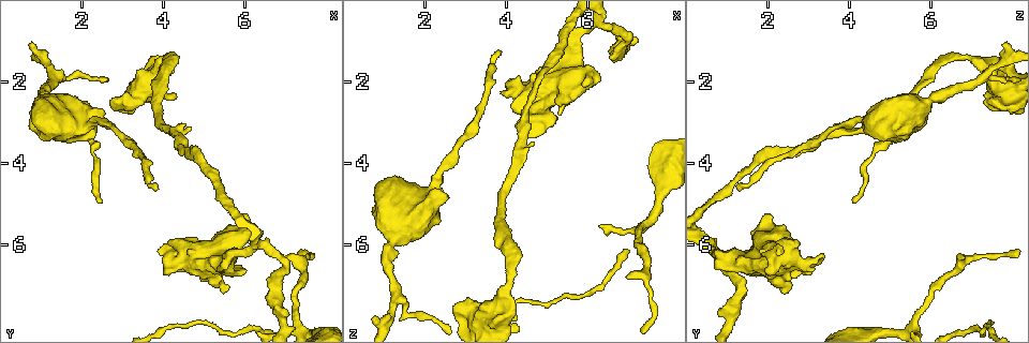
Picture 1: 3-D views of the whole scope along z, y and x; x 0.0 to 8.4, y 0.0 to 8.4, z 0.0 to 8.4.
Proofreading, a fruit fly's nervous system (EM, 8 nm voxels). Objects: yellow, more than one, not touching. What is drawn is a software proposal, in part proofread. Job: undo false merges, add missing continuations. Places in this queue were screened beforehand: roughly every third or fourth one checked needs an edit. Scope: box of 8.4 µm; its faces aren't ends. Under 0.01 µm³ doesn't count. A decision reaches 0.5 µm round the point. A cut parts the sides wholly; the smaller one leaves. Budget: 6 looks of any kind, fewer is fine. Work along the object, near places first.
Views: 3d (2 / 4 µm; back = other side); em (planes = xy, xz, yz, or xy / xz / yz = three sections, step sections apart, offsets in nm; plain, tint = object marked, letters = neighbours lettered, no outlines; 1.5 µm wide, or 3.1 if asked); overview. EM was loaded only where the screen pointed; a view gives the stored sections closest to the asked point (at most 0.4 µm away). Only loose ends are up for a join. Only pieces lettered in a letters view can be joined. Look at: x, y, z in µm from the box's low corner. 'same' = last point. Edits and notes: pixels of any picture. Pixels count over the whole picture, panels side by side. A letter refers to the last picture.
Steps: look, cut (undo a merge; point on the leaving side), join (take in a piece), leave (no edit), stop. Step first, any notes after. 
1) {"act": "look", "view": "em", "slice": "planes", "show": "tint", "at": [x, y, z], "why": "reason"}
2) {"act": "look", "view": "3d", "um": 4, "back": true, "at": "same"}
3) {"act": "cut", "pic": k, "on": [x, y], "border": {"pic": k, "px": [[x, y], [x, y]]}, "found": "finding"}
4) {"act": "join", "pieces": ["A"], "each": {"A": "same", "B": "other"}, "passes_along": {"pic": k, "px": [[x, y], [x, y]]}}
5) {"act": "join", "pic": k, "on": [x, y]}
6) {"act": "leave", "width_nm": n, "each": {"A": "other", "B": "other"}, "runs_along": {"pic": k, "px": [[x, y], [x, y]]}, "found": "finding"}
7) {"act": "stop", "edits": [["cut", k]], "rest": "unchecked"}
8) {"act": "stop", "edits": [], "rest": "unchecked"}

{"act": "look", "view": "em", "slice": "planes", "show": "letters", "at": [6.90, 6.35, 6.80]}

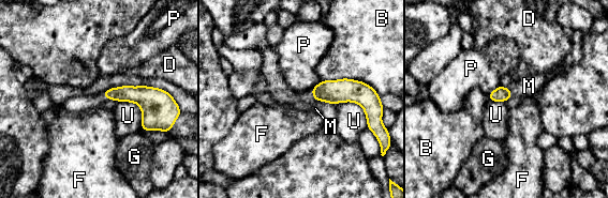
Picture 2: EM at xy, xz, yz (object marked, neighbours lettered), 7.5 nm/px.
{"act": "join", "pieces": ["M"], "width_nm": 100, "longest_contact_nm": ["B", 420], "each": {"B": "other", "D": "other", "F": "other", "G": "other", "M": "same", "P": "other", "U": "other"}, "found": "the neuron continues"}

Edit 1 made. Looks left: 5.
{"act": "look", "view": "3d", "um": 4, "at": [6.90, 6.60, 1.00], "why": "a narrow waist"}

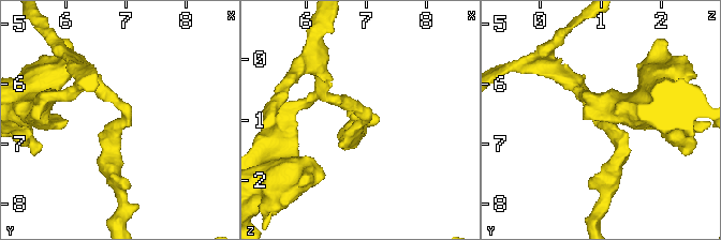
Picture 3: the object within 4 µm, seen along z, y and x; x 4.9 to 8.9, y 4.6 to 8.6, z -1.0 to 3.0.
{"act": "look", "view": "em", "slice": "xz", "step": 4, "show": "tint", "at": [6.90, 6.65, 1.05], "arm_widths_nm": [220, 260]}

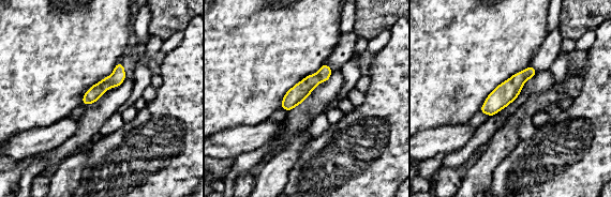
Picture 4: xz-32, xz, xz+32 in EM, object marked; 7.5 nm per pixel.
{"act": "look", "view": "em", "slice": "xz", "step": 4, "show": "letters", "at": "same"}

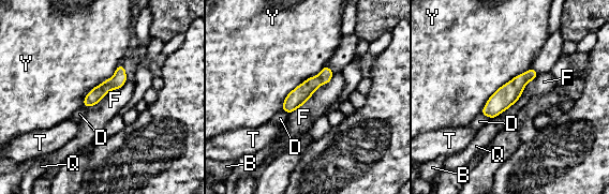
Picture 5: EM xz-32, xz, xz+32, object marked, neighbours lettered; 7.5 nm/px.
{"act": "leave", "longest_contact_nm": ["Y", 500], "each": {"B": "other", "D": "other", "F": "other", "Q": "other", "T": "other", "Y": "other"}, "border": {"pic": 5, "px": [[530, 66], [503, 84], [479, 114]]}, "found": "continuous, no second neuron"}

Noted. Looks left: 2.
{"act": "look", "view": "em", "slice": "yz", "step": 8, "show": "tint", "at": [3.85, 4.60, 1.30], "why": "thin end"}

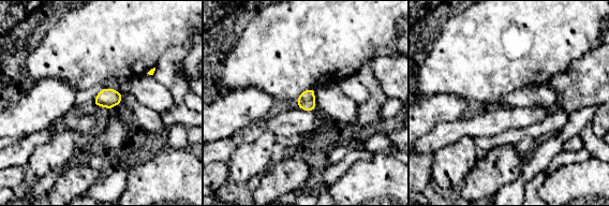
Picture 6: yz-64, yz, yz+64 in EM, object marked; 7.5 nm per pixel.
{"act": "look", "view": "em", "slice": "planes", "show": "letters", "at": "same", "why": "another direction"}

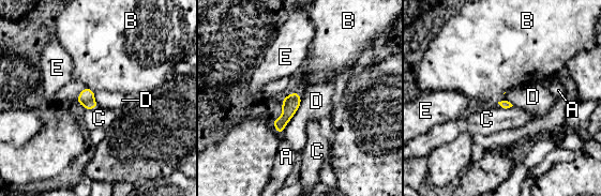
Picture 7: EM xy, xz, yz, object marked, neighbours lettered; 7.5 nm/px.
{"act": "leave", "each": {"A": "other", "B": "other", "C": "other", "D": "other", "E": "other"}, "border": {"pic": 7, "px": [[299, 93], [300, 105], [281, 134]]}, "found": "no lettered piece goes on from it"}

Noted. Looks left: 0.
{"act": "stop", "edits": [["join", 2]], "rest": "unchecked"}

